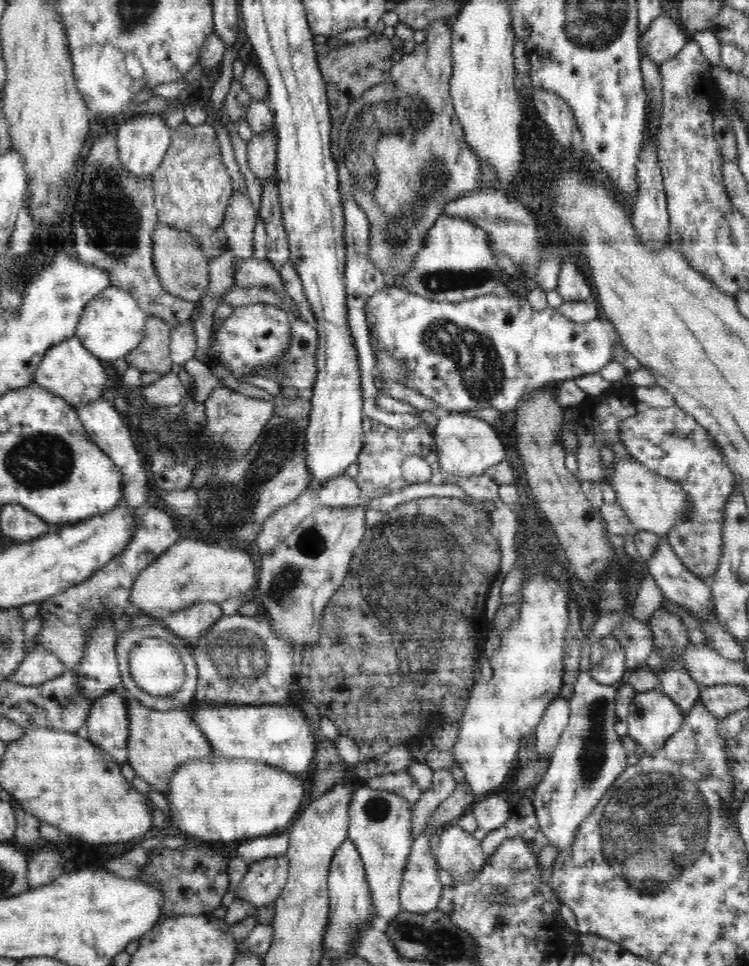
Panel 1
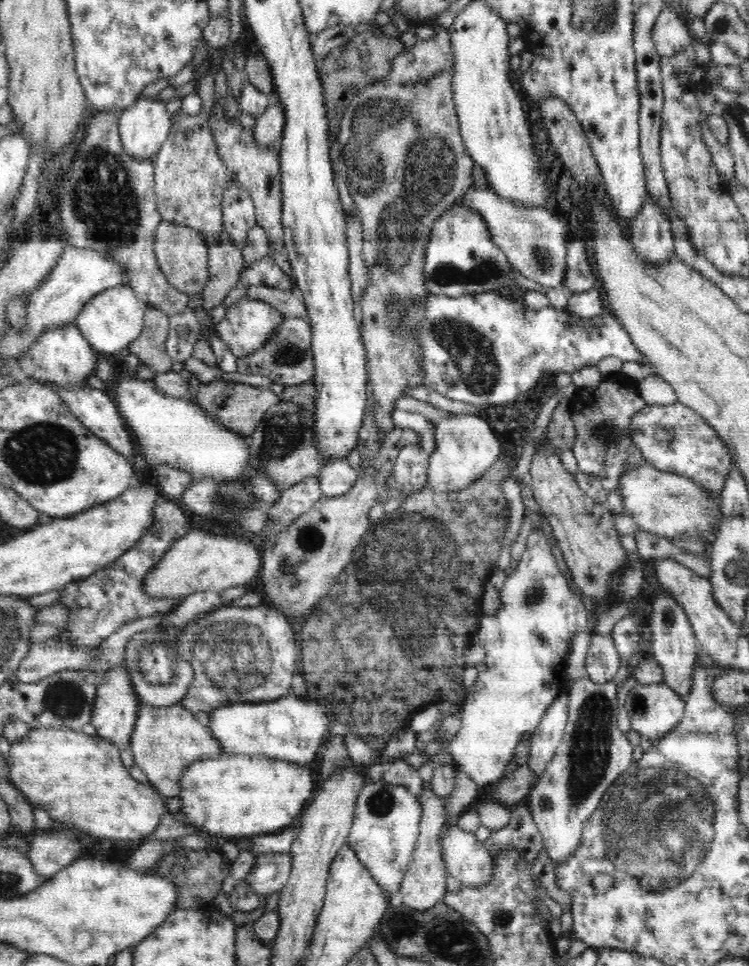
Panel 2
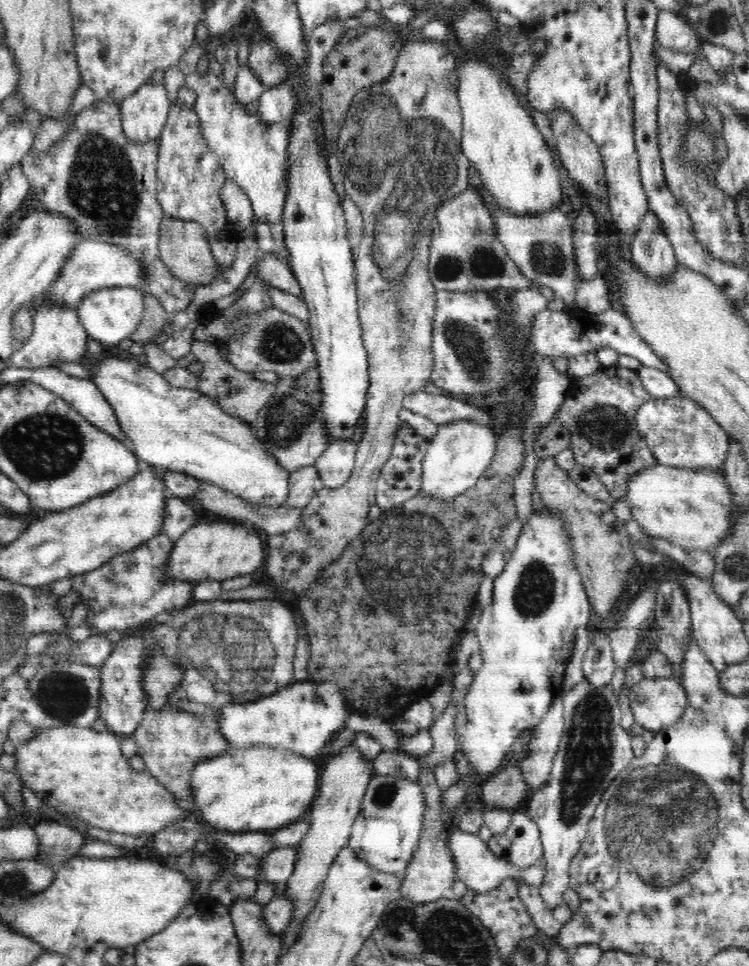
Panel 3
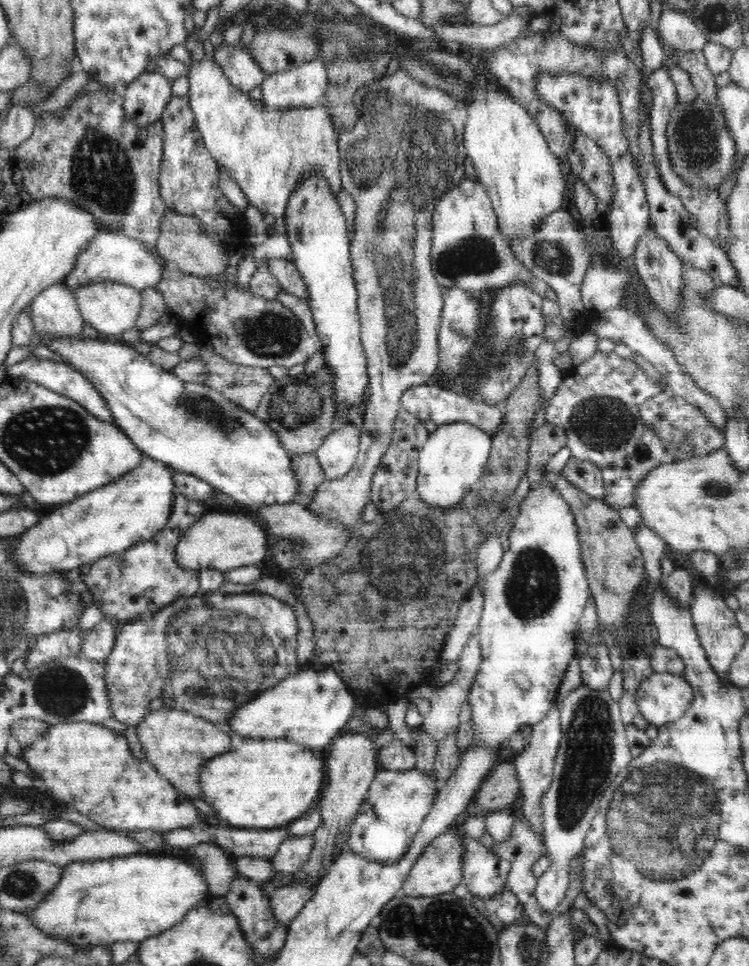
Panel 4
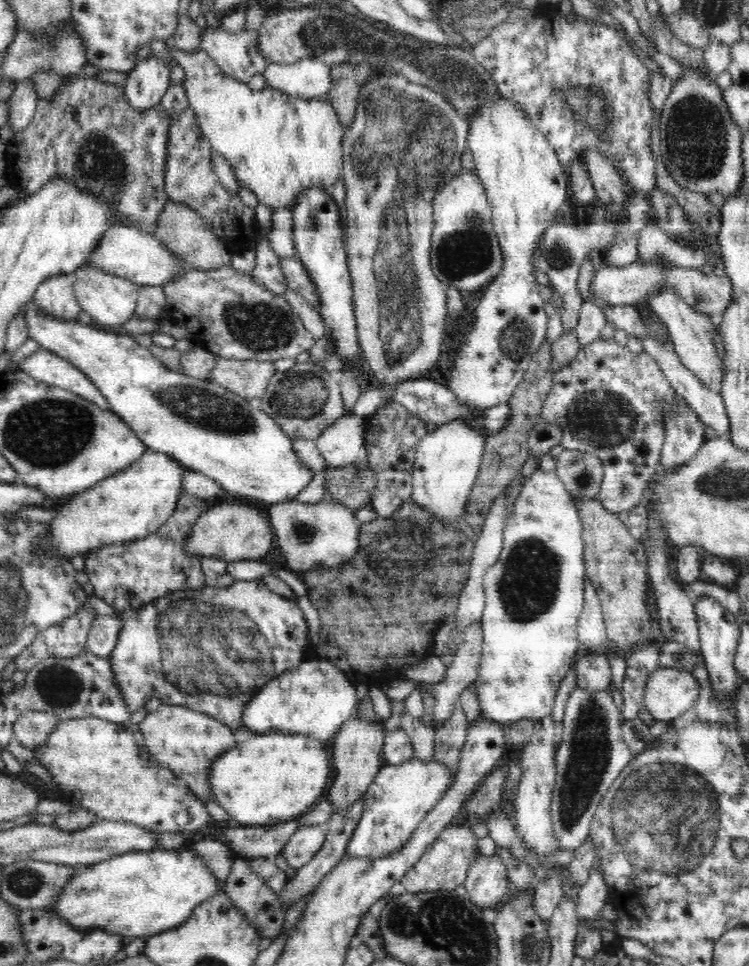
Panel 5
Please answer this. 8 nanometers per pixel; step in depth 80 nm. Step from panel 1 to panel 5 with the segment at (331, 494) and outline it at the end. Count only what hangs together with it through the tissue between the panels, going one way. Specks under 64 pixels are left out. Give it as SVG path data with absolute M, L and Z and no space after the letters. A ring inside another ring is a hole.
M350 414L327 426L316 440L326 465L340 468L361 458L368 424L369 420Z

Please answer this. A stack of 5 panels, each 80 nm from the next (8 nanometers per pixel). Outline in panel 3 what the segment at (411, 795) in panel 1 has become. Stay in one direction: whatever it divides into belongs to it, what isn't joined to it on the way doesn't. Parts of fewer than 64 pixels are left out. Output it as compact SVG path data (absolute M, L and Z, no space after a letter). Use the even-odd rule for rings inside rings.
M381 751L373 760L372 772L374 775L390 775L416 781L419 778L420 771L419 759L408 753L402 753L402 751Z

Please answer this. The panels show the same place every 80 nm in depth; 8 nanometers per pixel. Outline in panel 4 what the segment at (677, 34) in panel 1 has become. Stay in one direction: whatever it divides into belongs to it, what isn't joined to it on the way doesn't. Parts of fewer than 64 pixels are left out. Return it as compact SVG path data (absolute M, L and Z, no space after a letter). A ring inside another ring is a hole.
M665 8L658 22L657 32L664 44L684 52L703 50L708 42L689 14Z

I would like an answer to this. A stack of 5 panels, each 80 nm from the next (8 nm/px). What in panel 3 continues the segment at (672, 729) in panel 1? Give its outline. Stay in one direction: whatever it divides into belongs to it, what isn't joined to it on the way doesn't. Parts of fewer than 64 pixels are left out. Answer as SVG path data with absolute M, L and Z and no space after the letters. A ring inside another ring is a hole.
M646 677L632 686L628 701L634 722L655 734L682 718L688 706L688 695L674 677Z

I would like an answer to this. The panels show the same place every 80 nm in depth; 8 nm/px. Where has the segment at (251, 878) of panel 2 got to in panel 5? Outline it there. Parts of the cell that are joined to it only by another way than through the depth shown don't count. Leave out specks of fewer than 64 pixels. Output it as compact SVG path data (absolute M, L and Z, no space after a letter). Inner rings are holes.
M302 826L298 828L280 854L288 862L290 868L300 869L314 859L326 841L326 827Z

